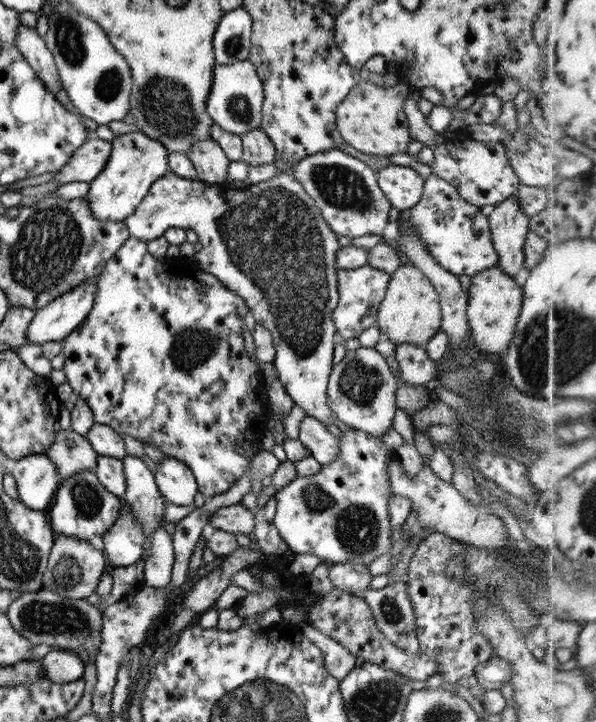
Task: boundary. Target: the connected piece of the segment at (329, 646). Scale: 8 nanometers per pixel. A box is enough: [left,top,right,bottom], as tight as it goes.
[301,625,356,681]

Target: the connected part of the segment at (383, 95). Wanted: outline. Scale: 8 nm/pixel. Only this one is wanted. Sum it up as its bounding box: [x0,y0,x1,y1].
[335,80,414,157]

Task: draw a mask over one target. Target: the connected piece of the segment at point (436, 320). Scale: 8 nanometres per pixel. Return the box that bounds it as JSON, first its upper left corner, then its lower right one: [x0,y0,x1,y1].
[377,264,442,347]

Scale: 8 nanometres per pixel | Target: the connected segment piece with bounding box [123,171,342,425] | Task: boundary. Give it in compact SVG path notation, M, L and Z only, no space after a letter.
M170 171L152 183L135 212L123 221L131 236L147 243L174 227L194 230L203 246L195 254L201 269L217 276L226 288L243 298L255 321L270 331L275 345L273 364L288 395L308 417L335 425L333 422L338 418L328 405L326 390L334 366L333 340L337 331L332 311L339 301L336 259L342 246L322 215L300 182L287 172L281 171L266 182L250 182L244 188L235 188L230 184L212 185L200 179L182 178Z

